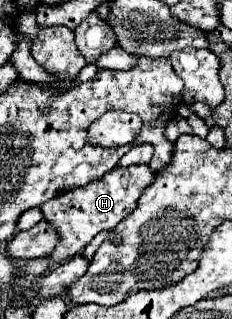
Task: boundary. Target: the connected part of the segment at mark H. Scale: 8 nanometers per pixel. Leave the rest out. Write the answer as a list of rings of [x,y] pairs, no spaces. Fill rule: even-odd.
[[[147,164],[115,167],[101,180],[95,180],[95,182],[91,182],[83,188],[71,190],[71,192],[63,192],[63,194],[55,196],[53,200],[41,204],[39,208],[41,208],[43,216],[61,234],[61,242],[53,250],[51,258],[55,262],[63,262],[75,254],[81,254],[83,248],[93,240],[95,234],[99,234],[103,230],[113,230],[119,224],[119,220],[123,220],[127,214],[131,214],[135,210],[135,204],[143,192],[143,188],[147,188],[147,184],[151,180],[153,180],[153,172]]]

